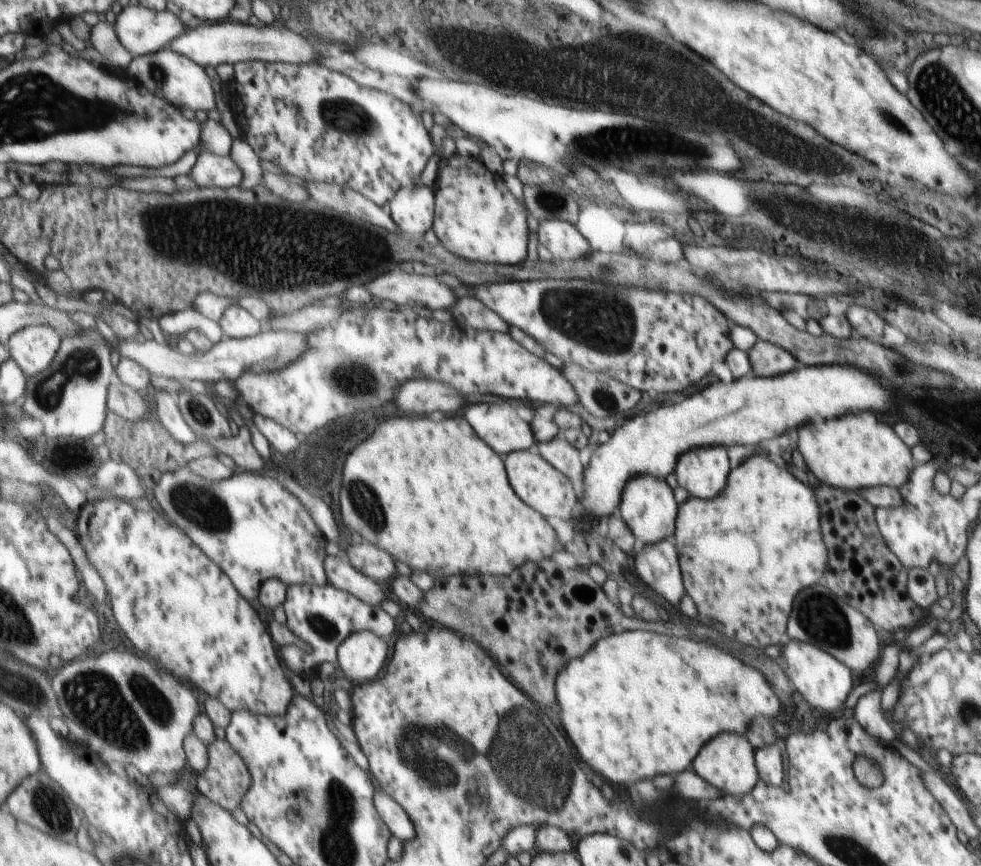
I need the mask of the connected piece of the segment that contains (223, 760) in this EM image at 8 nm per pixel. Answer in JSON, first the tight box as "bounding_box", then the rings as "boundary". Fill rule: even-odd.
{"bounding_box":[196,737,252,810],"boundary":[[[215,737],[208,746],[208,753],[210,760],[208,767],[196,777],[201,789],[227,810],[242,808],[242,800],[252,785],[252,774],[248,764],[227,738],[220,740]]]}

